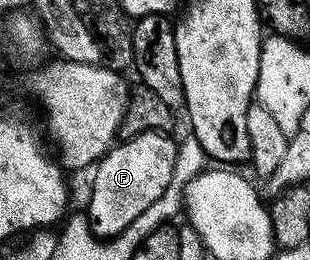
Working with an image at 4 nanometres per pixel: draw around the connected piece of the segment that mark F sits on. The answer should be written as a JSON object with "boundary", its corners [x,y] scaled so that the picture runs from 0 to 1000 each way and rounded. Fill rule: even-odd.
{"boundary":[[[471,504],[374,546],[358,577],[316,615],[294,688],[294,769],[274,827],[294,881],[326,923],[361,919],[390,900],[435,838],[506,773],[558,681],[568,538],[519,504]]]}

